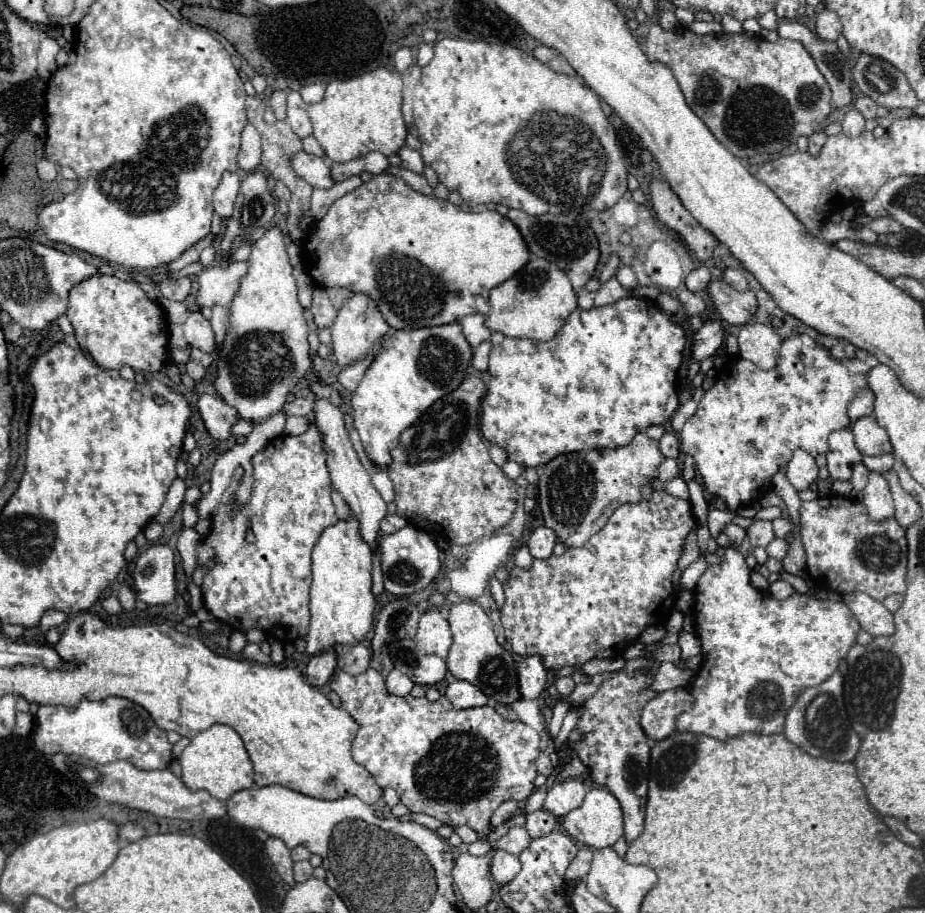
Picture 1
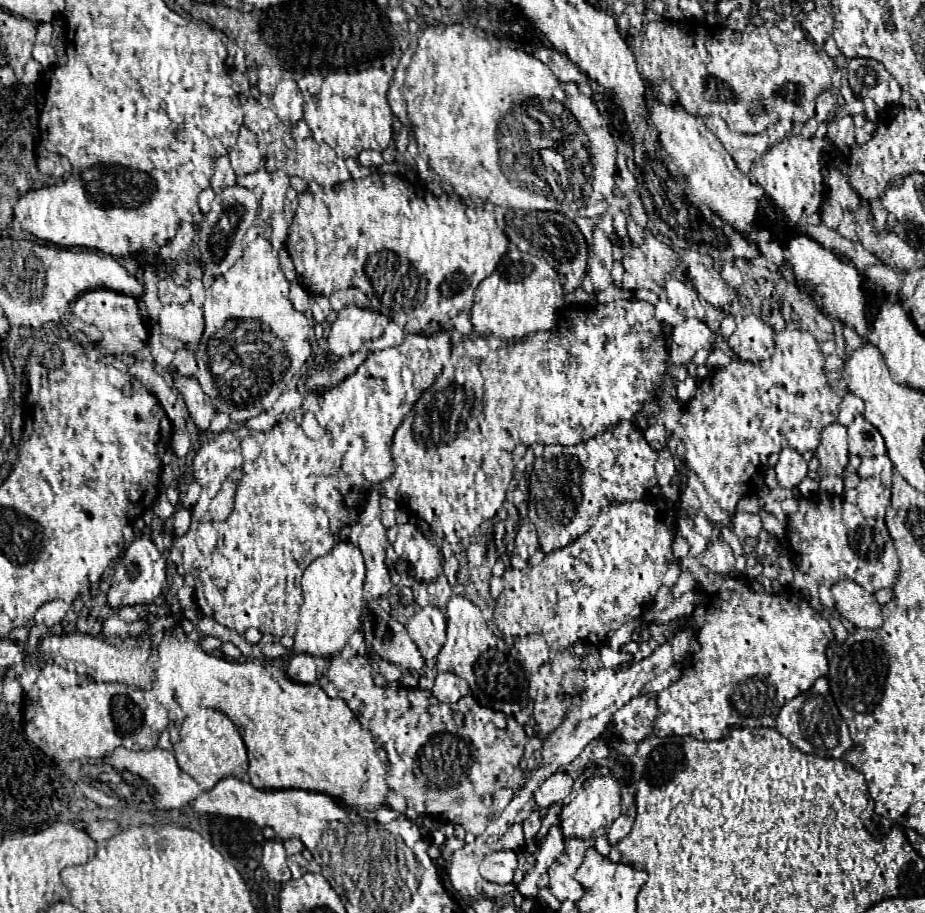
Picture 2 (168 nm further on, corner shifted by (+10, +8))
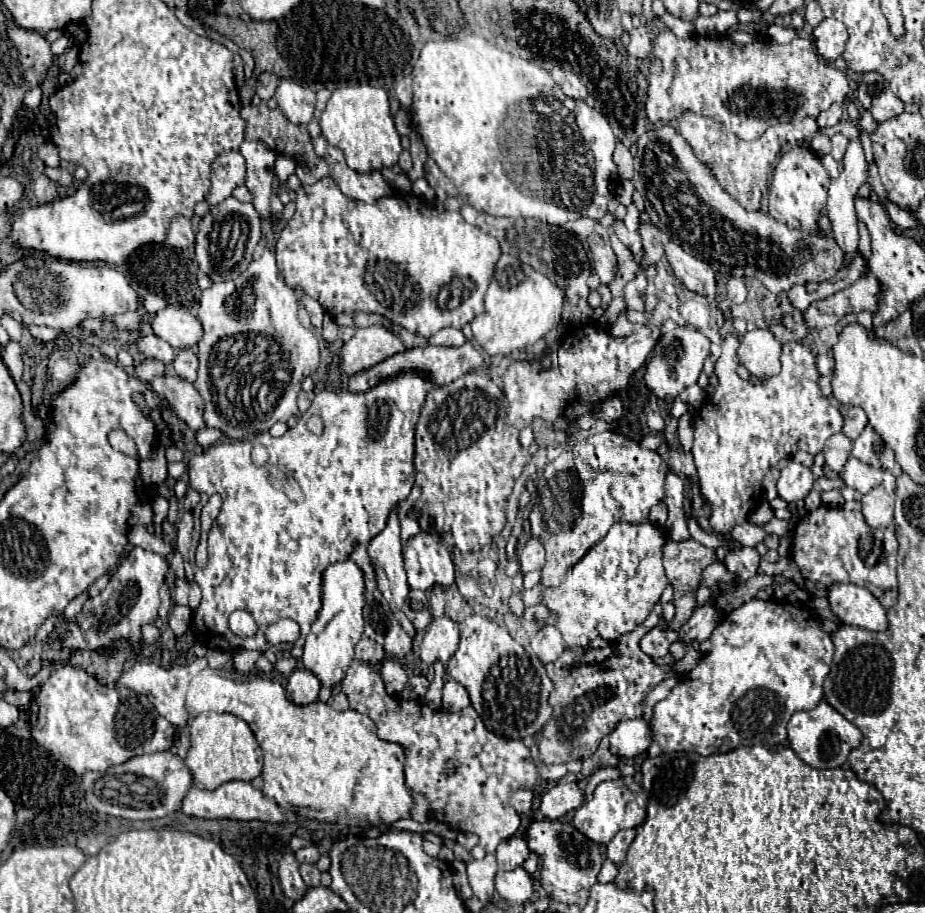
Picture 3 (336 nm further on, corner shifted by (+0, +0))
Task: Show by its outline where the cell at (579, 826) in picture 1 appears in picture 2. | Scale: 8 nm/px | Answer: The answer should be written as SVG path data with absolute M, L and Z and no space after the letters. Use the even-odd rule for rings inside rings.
M593 776L585 780L583 790L563 808L561 812L561 830L565 836L575 836L581 840L597 838L609 832L609 826L615 822L615 818L621 816L619 810L619 782L613 776Z

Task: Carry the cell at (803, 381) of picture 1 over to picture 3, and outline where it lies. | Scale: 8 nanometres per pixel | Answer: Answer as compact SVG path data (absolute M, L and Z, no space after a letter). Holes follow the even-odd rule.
M727 336L721 346L721 356L715 364L715 374L719 378L719 384L715 388L715 394L709 402L709 408L701 406L699 412L693 418L693 458L699 474L701 494L713 504L711 514L711 526L717 534L729 534L737 524L743 524L749 516L749 512L755 508L757 500L763 494L763 476L769 468L773 468L779 460L791 458L795 452L803 450L809 454L819 454L823 450L823 444L829 436L841 432L843 428L843 416L837 408L829 404L829 400L823 396L819 388L819 370L817 370L817 354L801 344L801 342L781 342L781 372L771 378L763 378L759 382L743 380L737 376L737 346L739 340L735 336Z

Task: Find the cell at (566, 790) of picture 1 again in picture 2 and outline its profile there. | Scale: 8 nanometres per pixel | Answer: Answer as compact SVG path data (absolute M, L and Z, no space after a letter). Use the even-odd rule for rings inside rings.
M557 771L557 774L551 774L535 792L535 802L539 808L549 808L553 804L565 802L567 796L571 794L573 778L567 772Z

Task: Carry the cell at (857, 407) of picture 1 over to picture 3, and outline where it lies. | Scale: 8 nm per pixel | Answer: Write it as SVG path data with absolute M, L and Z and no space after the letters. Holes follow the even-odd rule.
M859 406L849 408L849 414L845 416L843 434L847 434L847 438L855 440L855 438L863 432L863 428L865 428L865 426L867 426L867 414L865 414L865 410L863 410L863 408L859 408Z

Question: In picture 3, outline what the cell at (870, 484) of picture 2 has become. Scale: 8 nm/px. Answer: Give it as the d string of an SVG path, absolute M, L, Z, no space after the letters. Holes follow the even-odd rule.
M875 486L869 494L861 498L865 522L871 528L887 528L893 524L893 496L885 492L883 486Z

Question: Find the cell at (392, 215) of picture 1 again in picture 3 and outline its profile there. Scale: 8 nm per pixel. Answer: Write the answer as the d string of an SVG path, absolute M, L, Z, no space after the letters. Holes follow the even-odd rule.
M323 178L311 186L301 186L297 190L297 210L295 210L295 216L287 222L287 226L283 228L279 240L277 240L277 262L279 262L279 270L283 274L283 280L287 282L287 286L291 288L303 288L311 298L315 298L323 310L331 316L335 314L353 314L355 308L361 310L361 312L375 312L375 314L381 314L385 316L387 320L391 320L393 324L401 324L403 328L407 328L409 332L417 334L417 336L423 336L423 338L429 338L433 336L435 332L439 332L441 328L463 328L467 322L471 322L477 314L483 312L483 298L485 298L485 292L489 288L489 282L493 278L493 272L495 272L495 264L497 260L501 258L501 246L497 242L497 238L493 238L491 234L483 232L481 228L473 226L473 224L467 224L461 214L455 210L455 212L439 212L433 204L429 204L427 200L423 200L421 196L415 196L415 194L401 194L401 192L393 192L389 196L383 196L379 198L377 202L373 204L365 204L365 202L359 202L359 200L351 200L347 198L337 186L335 182L331 182L331 178Z

